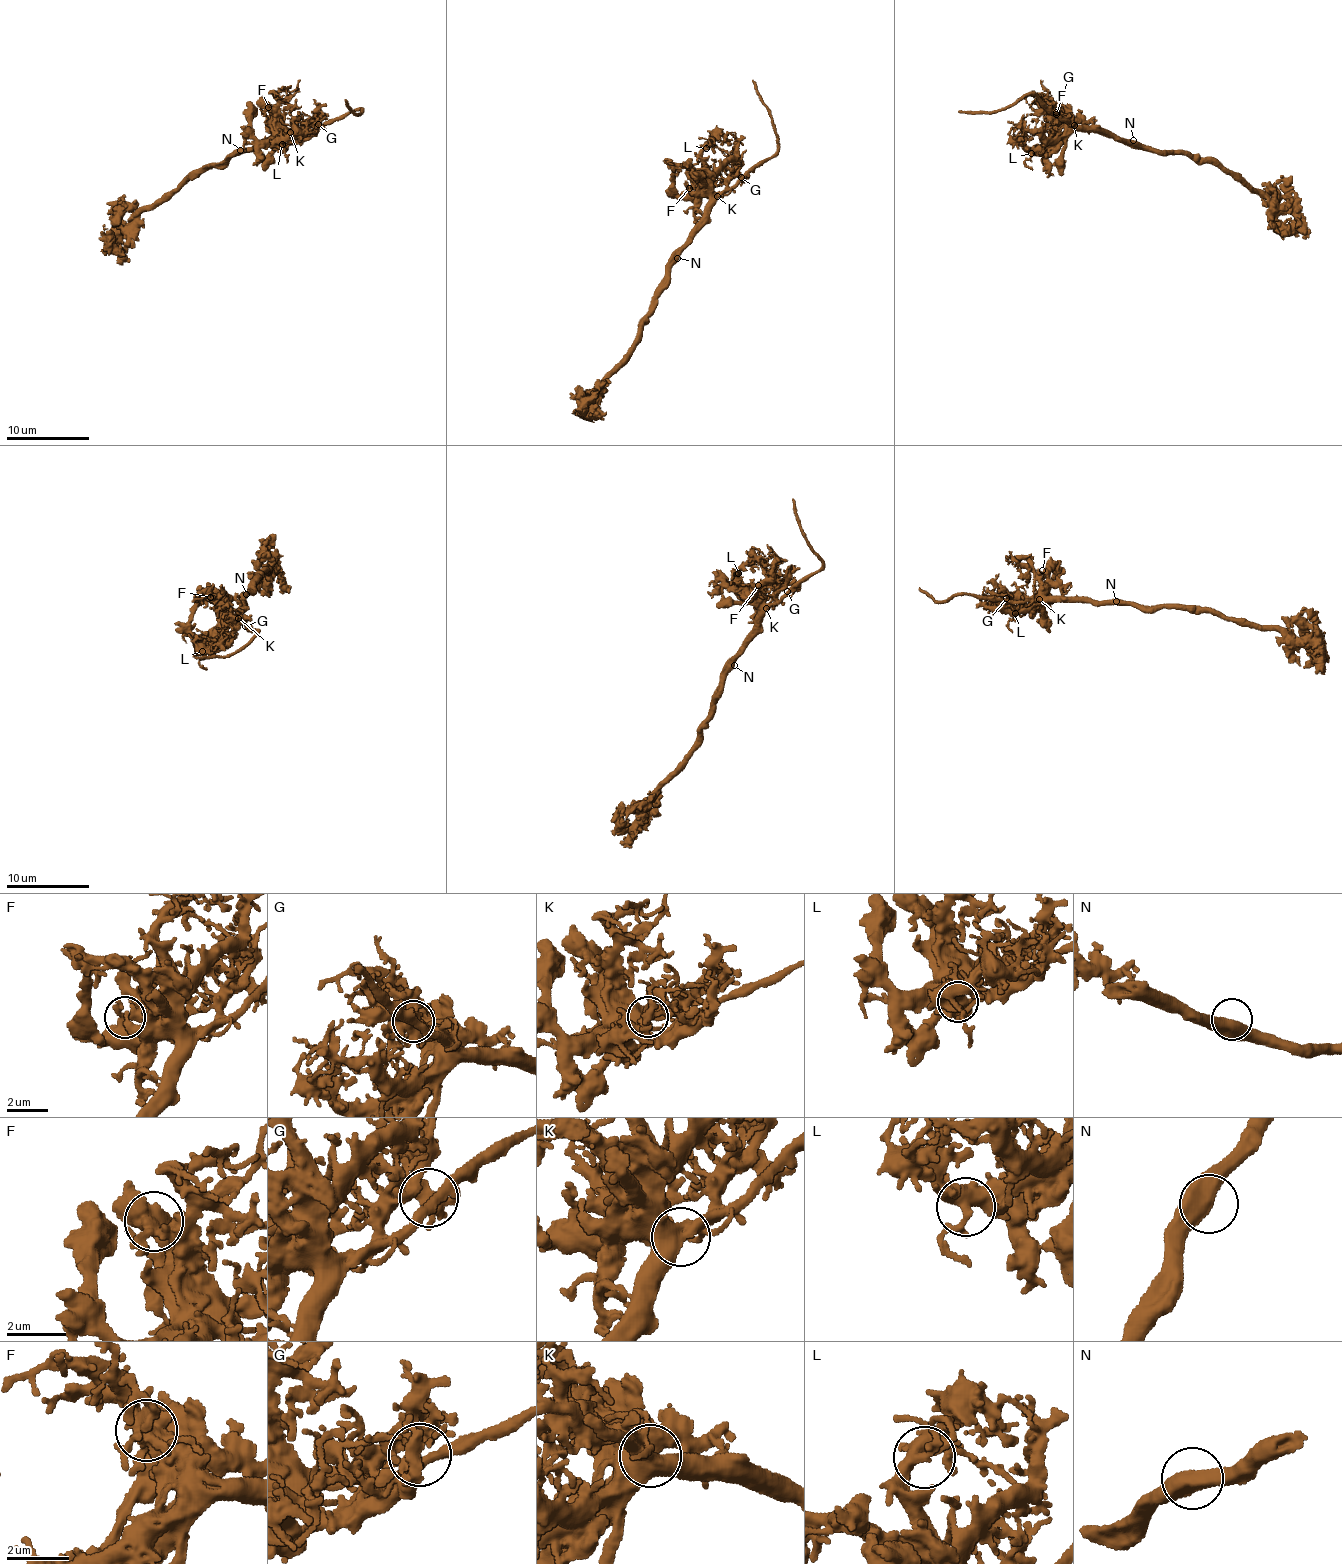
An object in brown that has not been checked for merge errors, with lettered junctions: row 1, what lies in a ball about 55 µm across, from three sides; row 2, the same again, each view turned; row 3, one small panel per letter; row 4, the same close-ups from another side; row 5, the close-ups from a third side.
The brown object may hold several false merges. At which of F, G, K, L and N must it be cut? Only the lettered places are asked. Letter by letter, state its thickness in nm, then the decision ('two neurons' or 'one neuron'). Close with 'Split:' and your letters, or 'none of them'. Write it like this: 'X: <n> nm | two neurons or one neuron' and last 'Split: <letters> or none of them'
F: 400 nm | one neuron
G: 320 nm | one neuron
K: 480 nm | one neuron
L: 320 nm | one neuron
N: 550 nm | one neuron
Split: none of them

